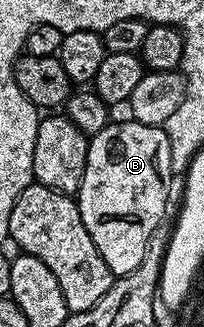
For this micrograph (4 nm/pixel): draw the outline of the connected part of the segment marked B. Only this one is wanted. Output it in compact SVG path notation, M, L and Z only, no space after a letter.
M131 118L125 124L109 122L97 136L91 137L86 154L86 170L82 174L78 203L82 222L102 254L102 262L111 270L113 277L130 274L146 258L146 250L154 230L165 223L164 211L168 208L168 183L174 180L170 166L170 142L163 127L139 124Z

